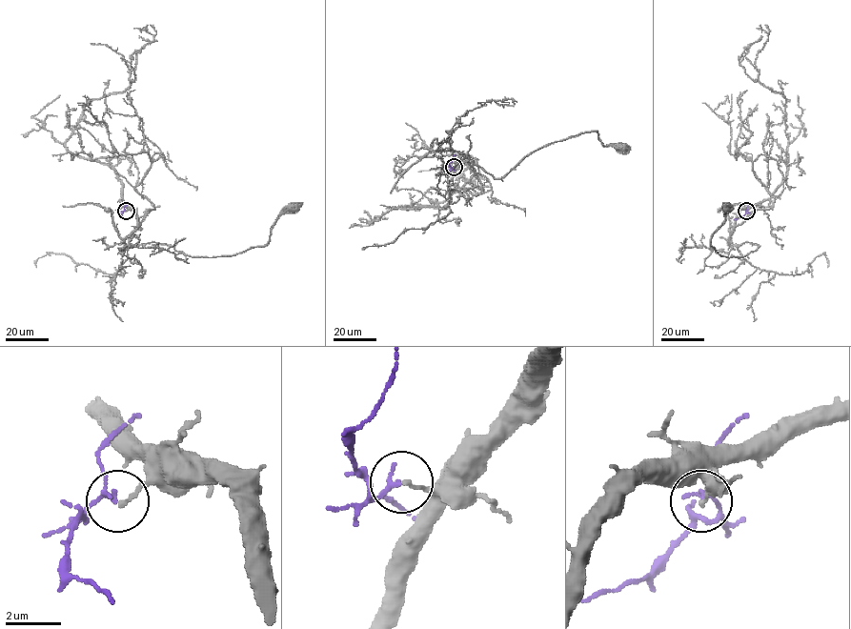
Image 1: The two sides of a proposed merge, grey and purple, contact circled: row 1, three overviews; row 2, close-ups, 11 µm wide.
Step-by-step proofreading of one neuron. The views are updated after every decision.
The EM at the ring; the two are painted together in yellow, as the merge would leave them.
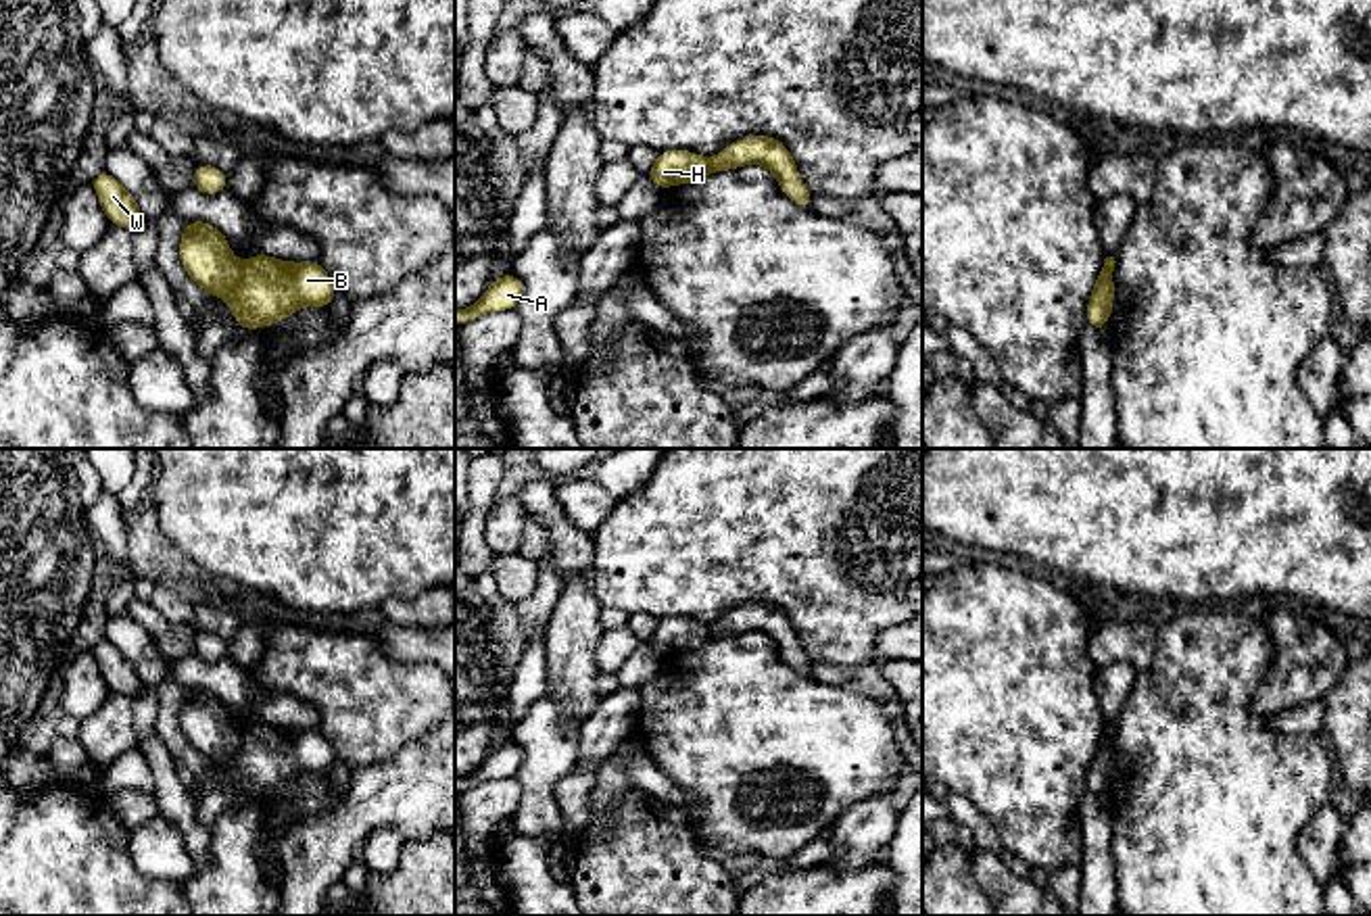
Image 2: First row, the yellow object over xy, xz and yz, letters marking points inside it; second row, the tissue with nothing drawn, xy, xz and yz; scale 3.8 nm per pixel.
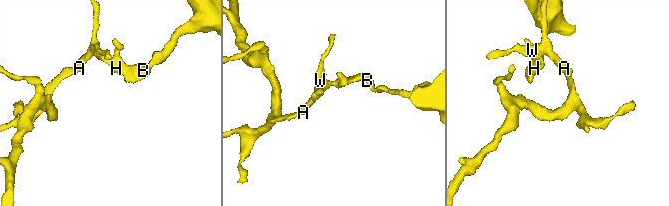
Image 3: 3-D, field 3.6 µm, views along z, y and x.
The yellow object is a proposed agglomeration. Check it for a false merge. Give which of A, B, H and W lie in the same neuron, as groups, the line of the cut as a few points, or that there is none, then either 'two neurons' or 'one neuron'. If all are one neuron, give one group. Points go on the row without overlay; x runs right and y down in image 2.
A H W / B; cut in xy along (243, 733), (238, 752), (226, 764); two neurons

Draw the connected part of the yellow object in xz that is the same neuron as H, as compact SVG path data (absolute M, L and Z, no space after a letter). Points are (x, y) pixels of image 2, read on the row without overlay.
M664 618L659 620L647 645L662 657L674 651L693 651L709 641L709 626L691 618Z

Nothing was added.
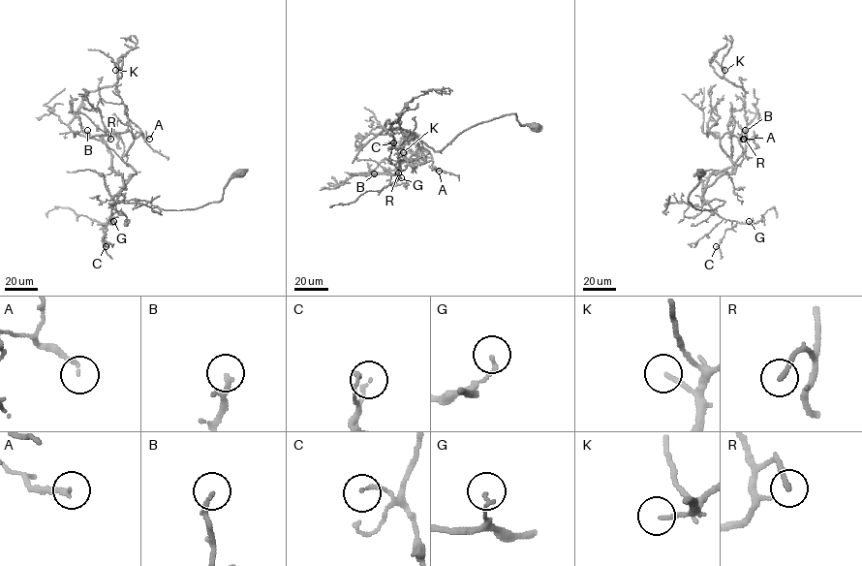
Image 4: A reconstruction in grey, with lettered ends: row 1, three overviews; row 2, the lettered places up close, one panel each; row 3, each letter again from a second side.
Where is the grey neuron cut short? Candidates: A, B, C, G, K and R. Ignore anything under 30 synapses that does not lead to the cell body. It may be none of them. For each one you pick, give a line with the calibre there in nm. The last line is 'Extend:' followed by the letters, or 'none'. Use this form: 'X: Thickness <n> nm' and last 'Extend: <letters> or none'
B: Thickness 190 nm
K: Thickness 150 nm
R: Thickness 200 nm
Extend: B, K, R

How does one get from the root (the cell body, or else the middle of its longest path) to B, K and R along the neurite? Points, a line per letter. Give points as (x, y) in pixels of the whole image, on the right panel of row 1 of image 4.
B: (700, 173), (688, 201), (700, 210), (722, 205), (722, 200), (703, 199), (707, 180), (741, 156), (745, 130)
K: (700, 173), (688, 201), (722, 205), (703, 199), (707, 180), (741, 156), (747, 127), (745, 91), (724, 70)
R: (700, 173), (688, 201), (700, 210), (722, 205), (722, 200), (703, 199), (707, 180), (733, 165), (744, 139)

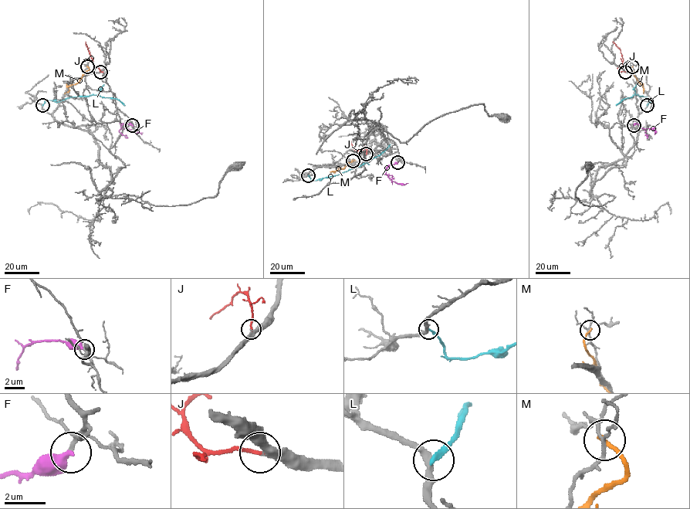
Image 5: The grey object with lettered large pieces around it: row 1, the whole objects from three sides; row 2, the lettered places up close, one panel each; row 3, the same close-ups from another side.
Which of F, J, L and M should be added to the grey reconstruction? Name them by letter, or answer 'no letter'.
F, J

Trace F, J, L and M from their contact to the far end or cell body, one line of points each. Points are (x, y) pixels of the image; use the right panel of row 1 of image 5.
F: (633, 125), (637, 123), (643, 128), (652, 129), (654, 133)
J: (625, 71), (619, 69), (623, 64), (623, 58), (620, 49), (613, 41)
L: (647, 105), (651, 100), (649, 102), (646, 96), (638, 95), (625, 98), (616, 105)
M: (632, 66), (633, 73), (644, 87), (643, 93)

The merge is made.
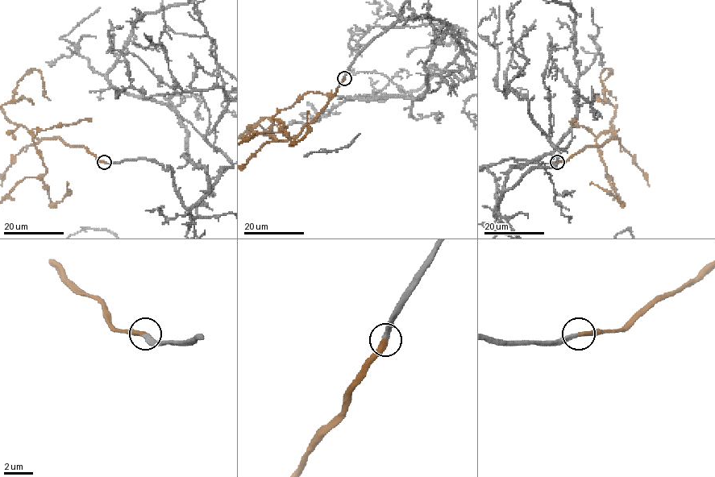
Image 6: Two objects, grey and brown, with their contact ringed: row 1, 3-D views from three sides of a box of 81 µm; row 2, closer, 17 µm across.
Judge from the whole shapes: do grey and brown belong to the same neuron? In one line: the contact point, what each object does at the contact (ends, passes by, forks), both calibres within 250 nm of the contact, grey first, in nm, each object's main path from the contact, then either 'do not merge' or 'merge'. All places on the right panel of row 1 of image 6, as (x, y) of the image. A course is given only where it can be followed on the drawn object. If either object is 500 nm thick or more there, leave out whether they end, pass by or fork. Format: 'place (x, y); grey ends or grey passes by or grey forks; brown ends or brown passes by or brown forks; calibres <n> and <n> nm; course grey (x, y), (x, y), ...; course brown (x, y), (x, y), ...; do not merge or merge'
place (557, 162); grey ends; brown ends; calibres 320 and 360 nm; merge

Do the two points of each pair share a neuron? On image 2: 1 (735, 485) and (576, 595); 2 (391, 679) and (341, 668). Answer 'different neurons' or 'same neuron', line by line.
1: different neurons
2: same neuron

